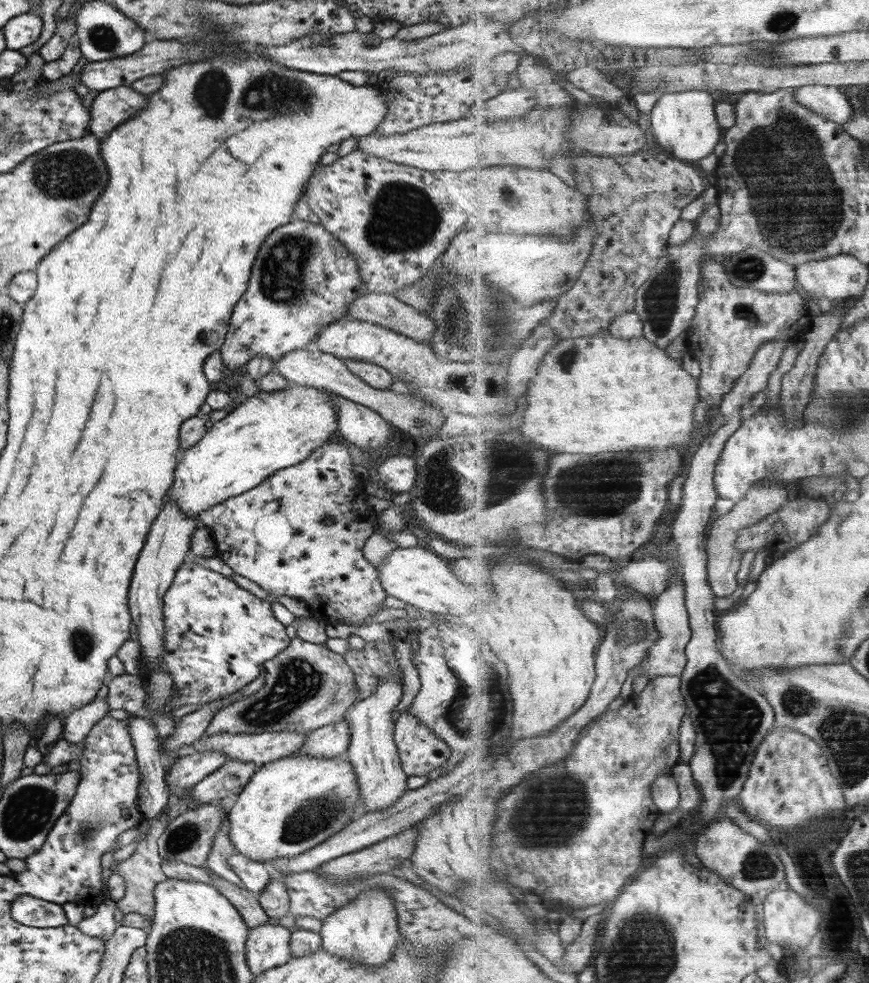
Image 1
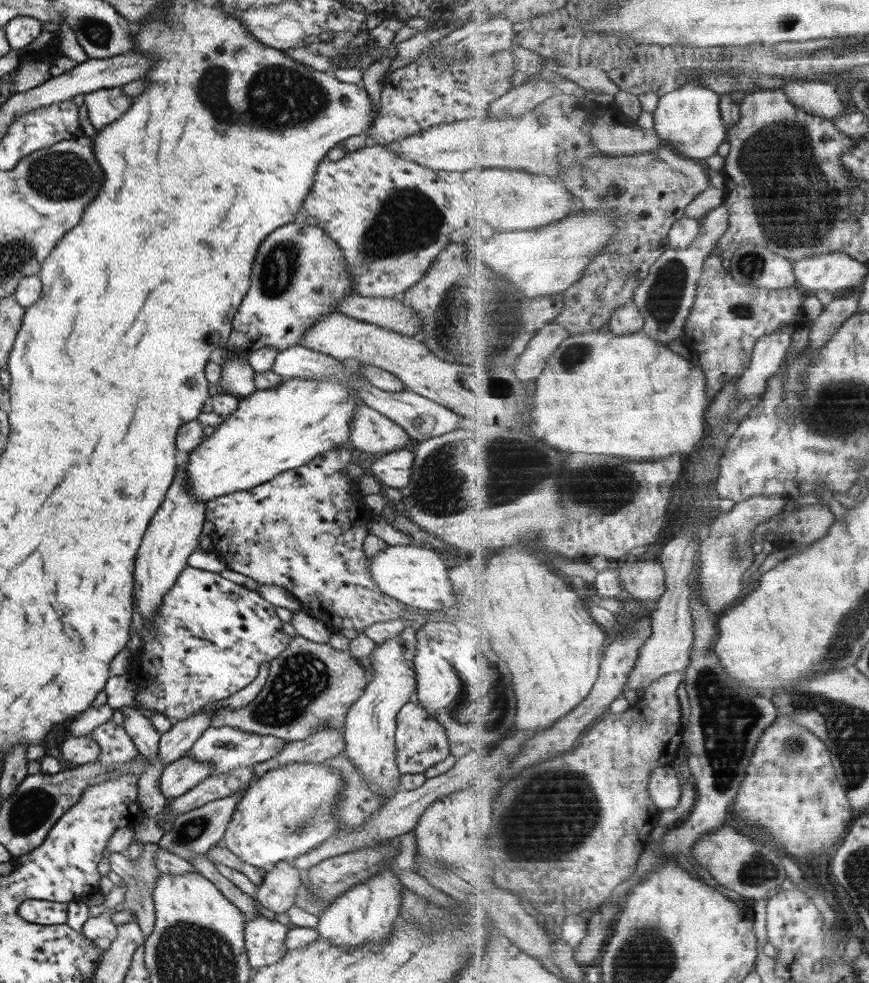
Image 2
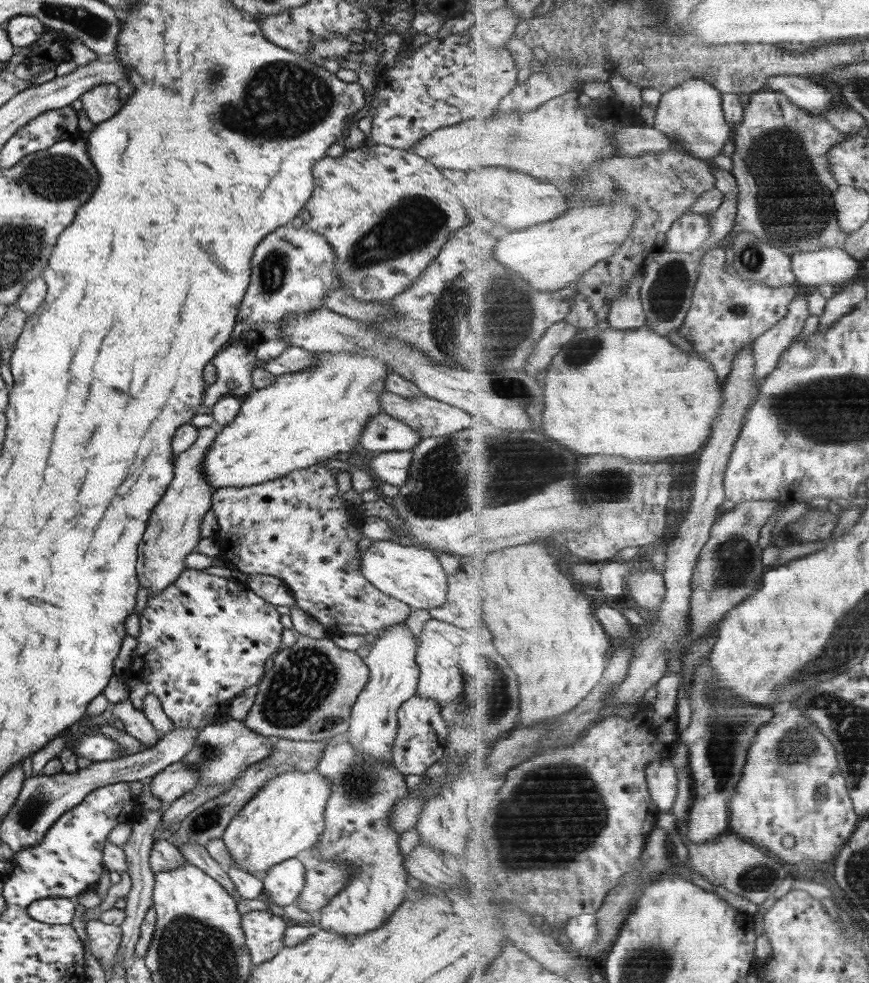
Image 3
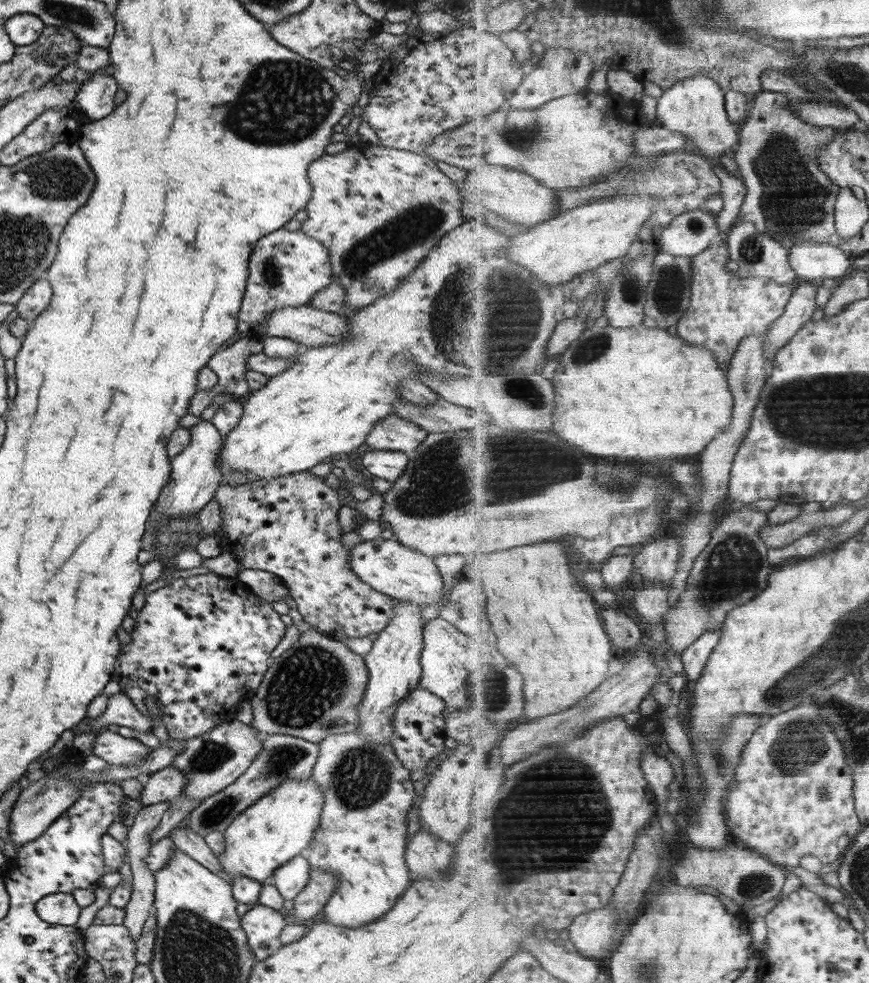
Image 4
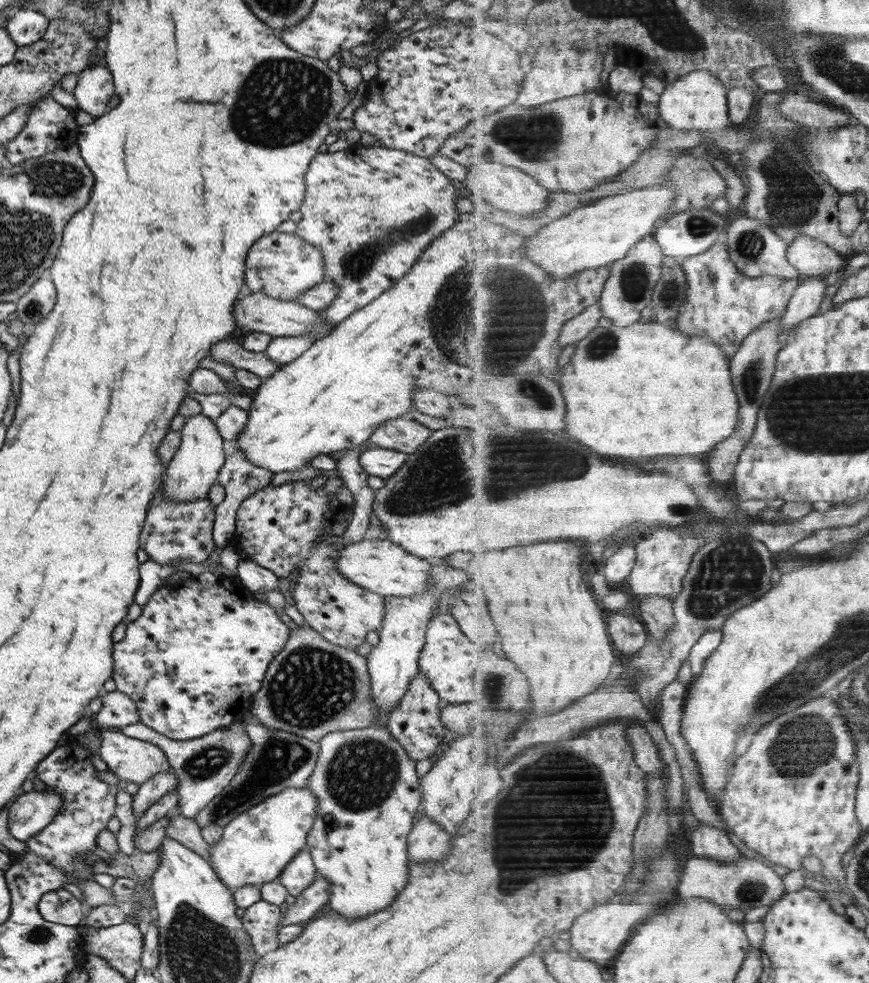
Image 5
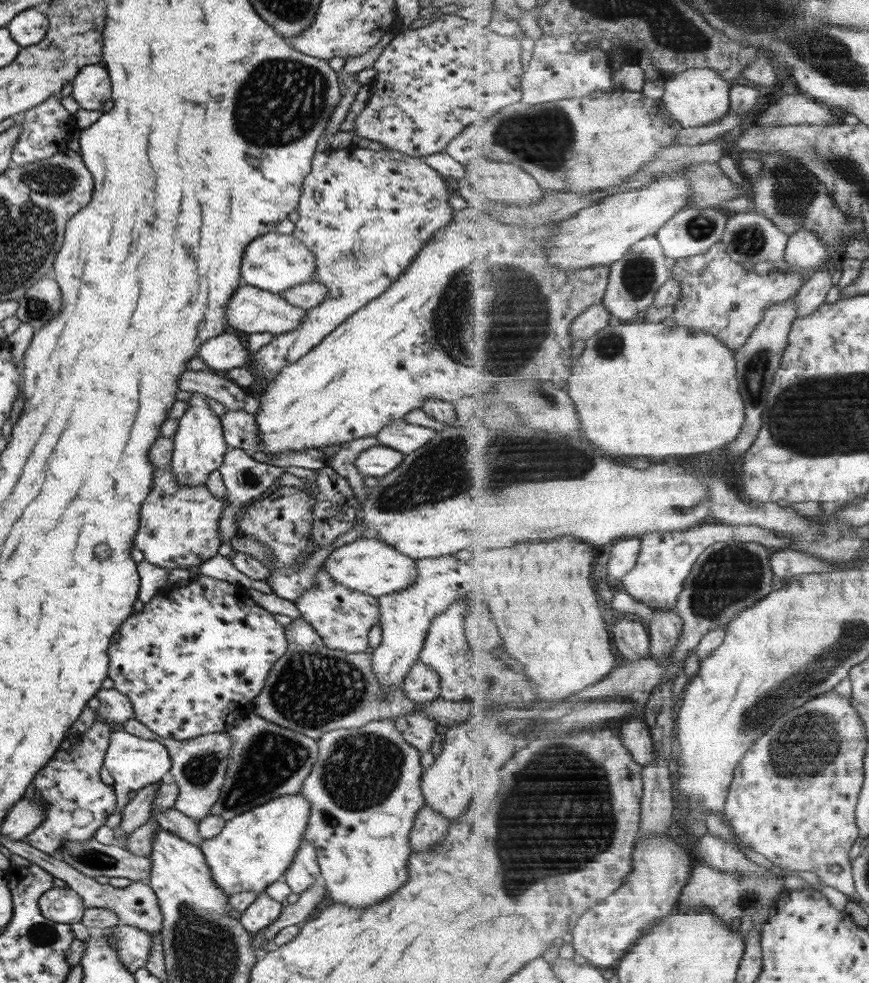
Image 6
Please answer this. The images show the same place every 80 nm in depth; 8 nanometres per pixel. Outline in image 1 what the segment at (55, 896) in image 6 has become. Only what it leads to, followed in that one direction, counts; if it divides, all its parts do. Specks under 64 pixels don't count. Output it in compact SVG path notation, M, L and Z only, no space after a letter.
M20 894L10 902L14 921L35 928L53 928L67 925L61 905Z

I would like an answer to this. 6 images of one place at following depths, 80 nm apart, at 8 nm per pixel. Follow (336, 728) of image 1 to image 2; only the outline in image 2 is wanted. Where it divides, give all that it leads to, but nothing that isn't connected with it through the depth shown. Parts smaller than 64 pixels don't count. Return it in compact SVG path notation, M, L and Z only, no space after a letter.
M343 727L325 728L303 740L285 743L275 756L251 766L251 781L263 776L268 770L279 768L290 762L322 763L325 759L343 752L344 740L343 736L341 737L341 731Z

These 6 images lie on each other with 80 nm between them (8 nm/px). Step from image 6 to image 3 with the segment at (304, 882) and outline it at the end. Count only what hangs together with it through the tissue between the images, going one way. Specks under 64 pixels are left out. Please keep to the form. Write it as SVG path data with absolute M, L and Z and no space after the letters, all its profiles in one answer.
M291 857L268 868L262 877L262 890L260 899L269 897L269 901L277 906L293 904L304 885L305 869L296 857Z

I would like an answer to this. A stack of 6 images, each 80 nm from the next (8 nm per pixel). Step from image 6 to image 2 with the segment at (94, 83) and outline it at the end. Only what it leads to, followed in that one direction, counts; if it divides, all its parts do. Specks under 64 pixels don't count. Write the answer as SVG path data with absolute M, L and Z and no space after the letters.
M120 87L97 89L84 94L85 108L91 126L98 131L121 118L129 110L133 97L125 96Z

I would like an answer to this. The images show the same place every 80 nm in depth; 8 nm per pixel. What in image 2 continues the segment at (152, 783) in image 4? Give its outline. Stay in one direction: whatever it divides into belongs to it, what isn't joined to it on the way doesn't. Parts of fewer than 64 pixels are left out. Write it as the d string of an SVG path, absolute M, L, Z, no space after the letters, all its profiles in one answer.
M188 755L178 758L162 768L158 778L160 793L174 799L207 778L211 771L210 762L197 762Z

